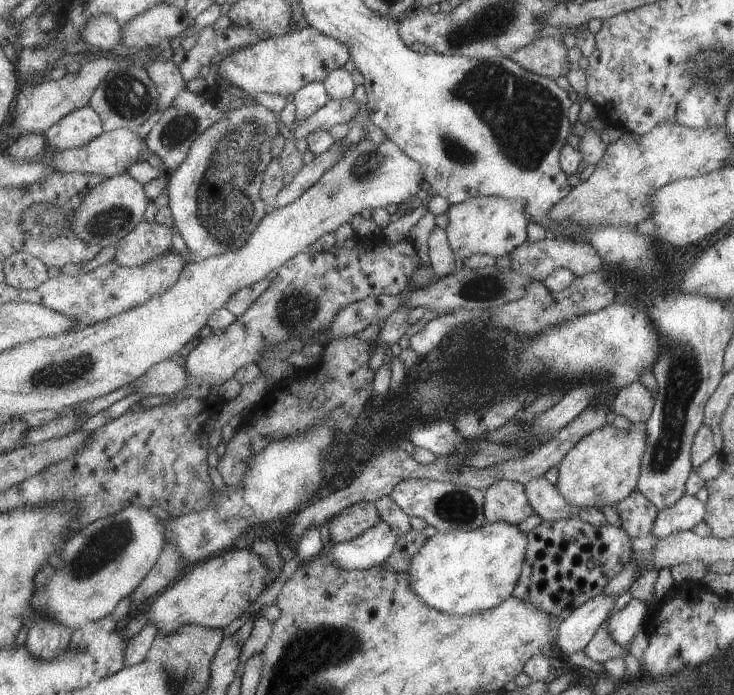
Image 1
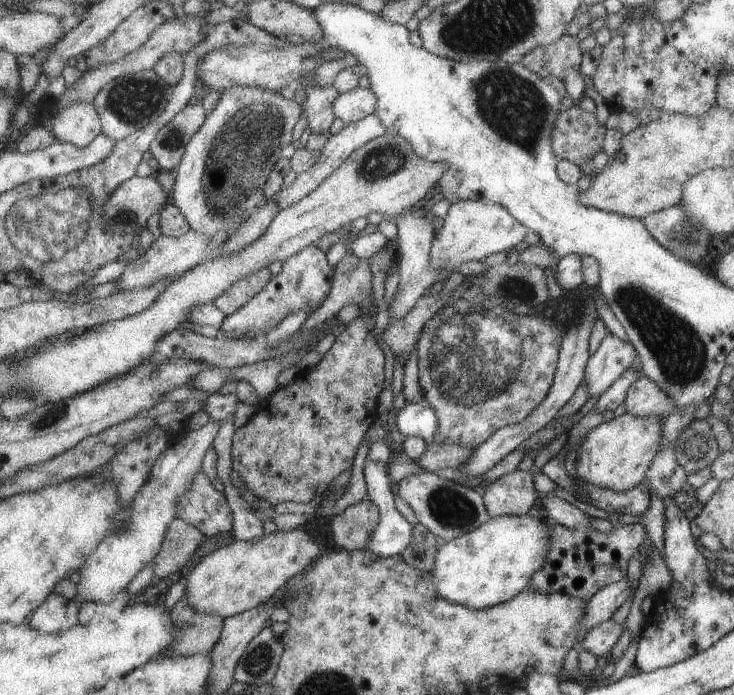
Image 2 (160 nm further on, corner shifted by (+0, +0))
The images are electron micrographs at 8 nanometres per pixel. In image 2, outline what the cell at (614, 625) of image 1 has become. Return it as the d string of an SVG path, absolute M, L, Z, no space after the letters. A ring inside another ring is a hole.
M609 618L593 626L576 644L577 650L591 650L597 657L607 654L622 633L622 625Z

